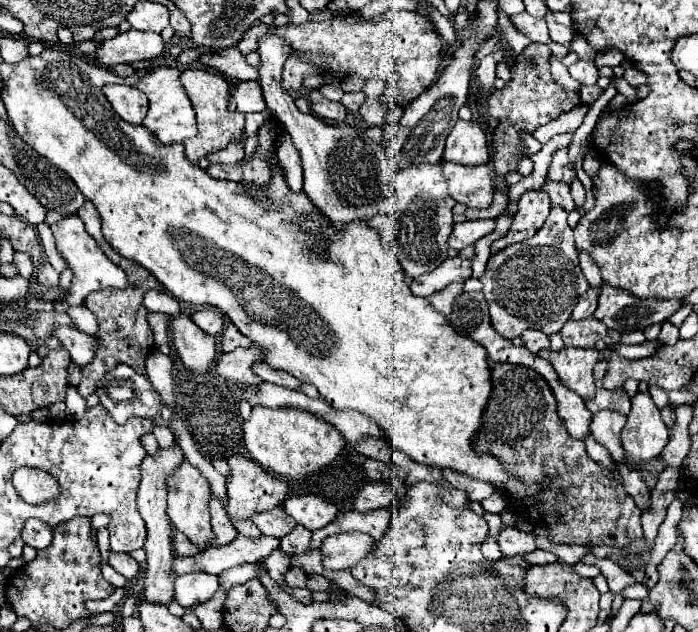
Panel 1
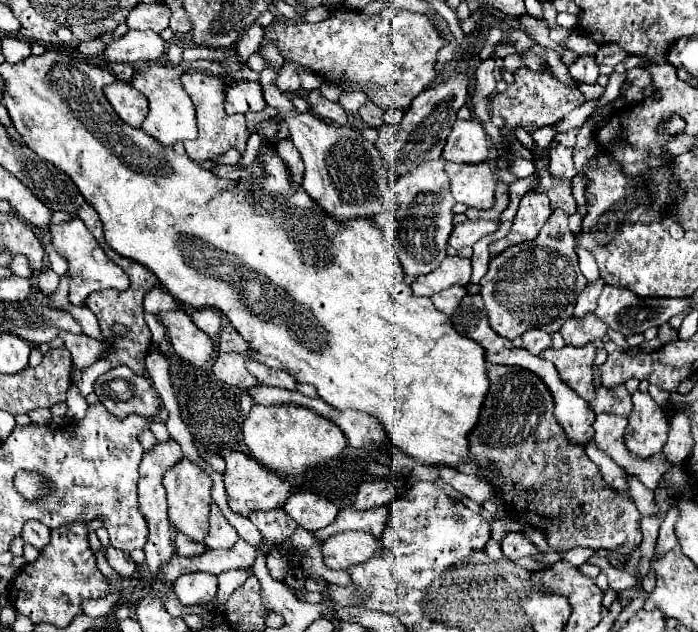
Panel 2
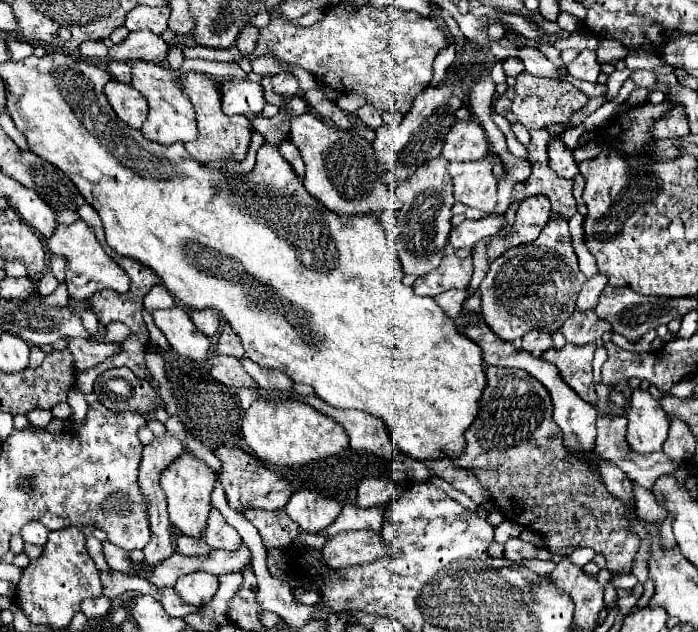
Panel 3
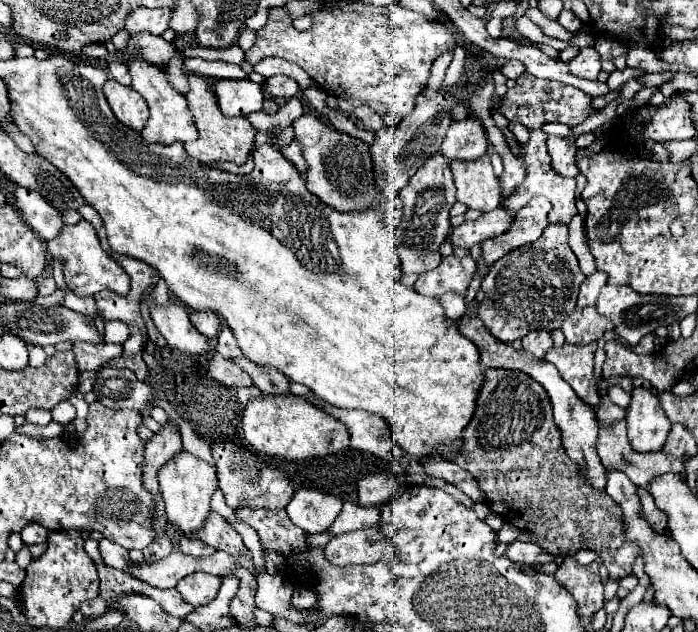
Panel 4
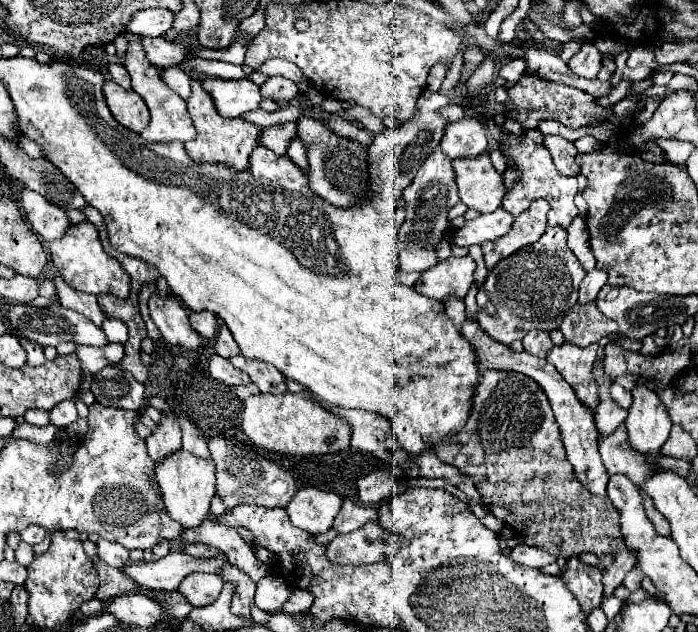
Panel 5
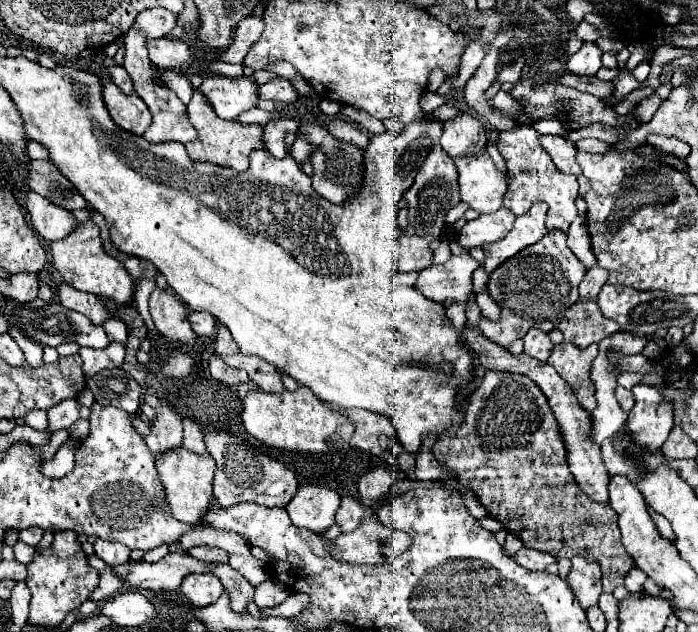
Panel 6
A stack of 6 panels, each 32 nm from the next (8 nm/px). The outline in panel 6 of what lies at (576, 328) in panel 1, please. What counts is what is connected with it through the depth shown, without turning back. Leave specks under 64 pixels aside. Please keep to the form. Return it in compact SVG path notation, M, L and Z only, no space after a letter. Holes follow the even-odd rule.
M578 300L564 314L562 322L558 324L558 330L562 332L566 342L572 342L578 348L586 348L618 332L618 324L608 320L600 312L596 300L586 300L586 302Z

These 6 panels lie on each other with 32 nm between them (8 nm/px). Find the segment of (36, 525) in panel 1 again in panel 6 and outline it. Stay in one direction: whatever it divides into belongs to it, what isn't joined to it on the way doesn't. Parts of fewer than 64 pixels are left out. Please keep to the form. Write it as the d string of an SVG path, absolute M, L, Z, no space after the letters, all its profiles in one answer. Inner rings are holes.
M26 528L26 530L20 530L18 532L18 536L20 536L20 540L22 542L26 542L26 544L30 544L30 546L36 546L40 540L42 540L42 534L44 534L44 530L42 528Z

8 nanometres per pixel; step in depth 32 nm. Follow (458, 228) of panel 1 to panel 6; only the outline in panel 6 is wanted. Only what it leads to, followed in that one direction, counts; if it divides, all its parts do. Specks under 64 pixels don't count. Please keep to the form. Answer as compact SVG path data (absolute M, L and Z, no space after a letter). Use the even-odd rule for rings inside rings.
M500 208L492 214L480 214L476 220L466 222L466 226L458 234L458 244L464 248L476 248L484 244L492 244L502 240L514 224L514 214L508 208Z

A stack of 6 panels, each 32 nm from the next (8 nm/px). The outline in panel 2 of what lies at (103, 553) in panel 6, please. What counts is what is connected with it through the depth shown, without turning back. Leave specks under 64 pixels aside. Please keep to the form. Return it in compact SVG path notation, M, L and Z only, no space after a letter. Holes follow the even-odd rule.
M112 546L106 548L106 560L108 560L108 564L110 564L120 576L132 576L132 574L136 572L136 564L132 562L130 554L120 552L120 550L112 548Z

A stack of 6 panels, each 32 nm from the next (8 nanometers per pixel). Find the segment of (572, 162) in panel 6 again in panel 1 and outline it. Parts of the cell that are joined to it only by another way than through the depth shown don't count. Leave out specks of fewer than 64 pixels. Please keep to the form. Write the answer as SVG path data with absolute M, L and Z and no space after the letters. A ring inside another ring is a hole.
M558 148L552 154L548 178L550 180L564 180L564 182L572 182L572 178L576 178L576 170L568 158L568 148Z

